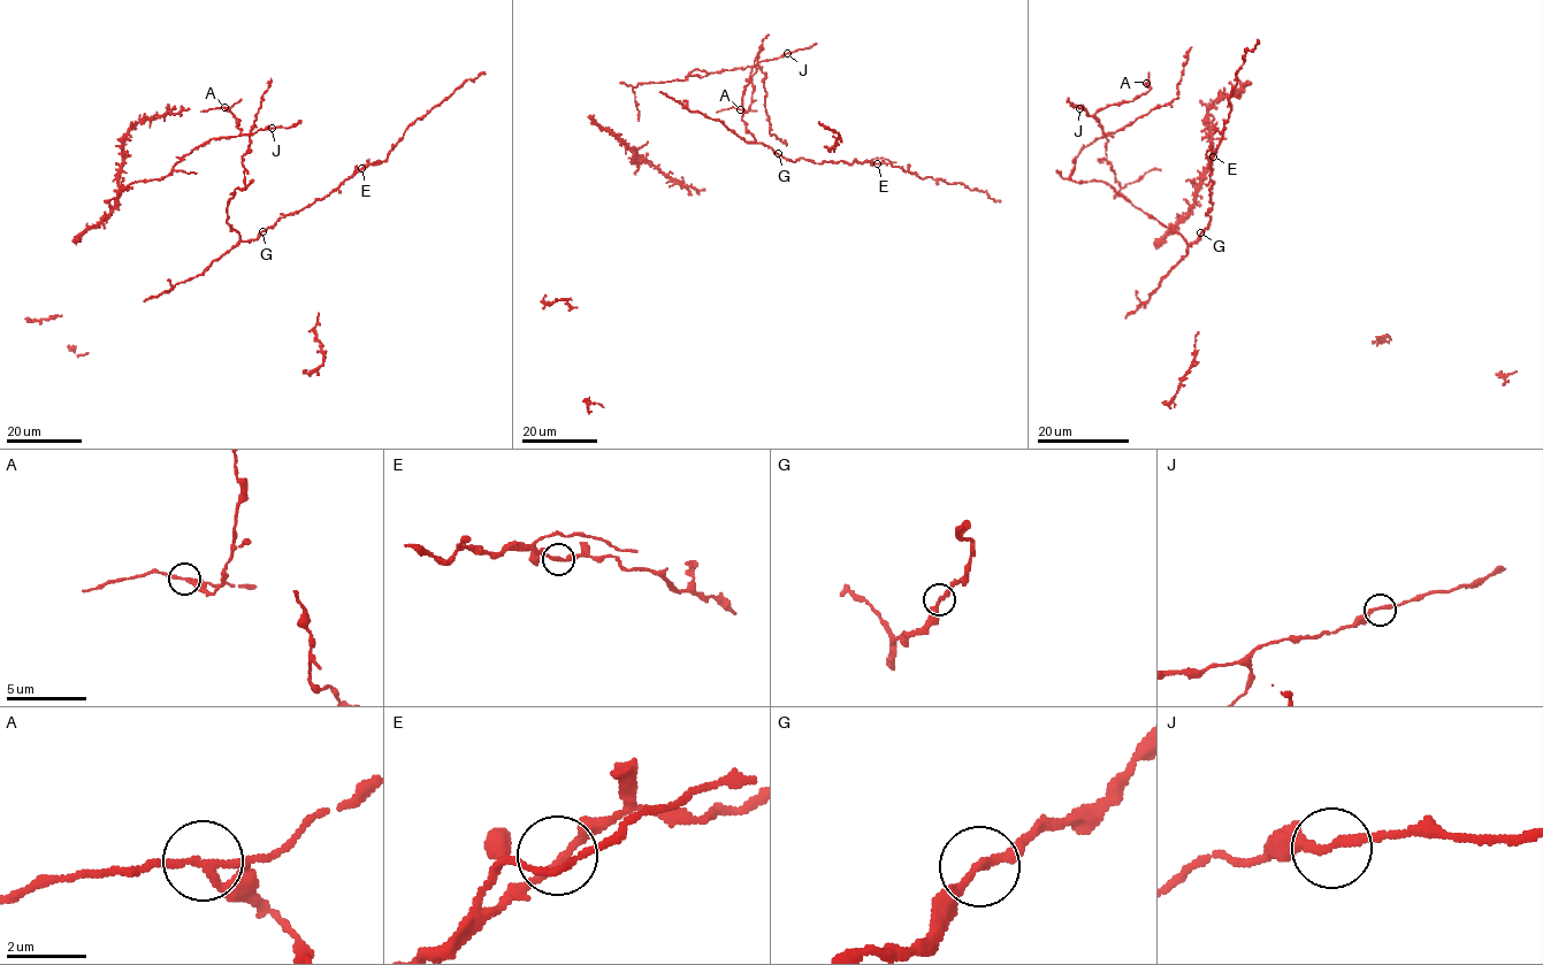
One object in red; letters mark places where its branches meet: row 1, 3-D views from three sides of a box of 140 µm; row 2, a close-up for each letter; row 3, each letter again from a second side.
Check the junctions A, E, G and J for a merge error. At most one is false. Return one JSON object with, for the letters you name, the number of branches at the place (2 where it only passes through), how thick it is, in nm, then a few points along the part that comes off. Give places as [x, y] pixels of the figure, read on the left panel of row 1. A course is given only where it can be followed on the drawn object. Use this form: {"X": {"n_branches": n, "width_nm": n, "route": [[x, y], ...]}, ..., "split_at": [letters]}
{"A": {"n_branches": 2, "width_nm": 220, "route": [[224, 107], [200, 112]]}, "split_at": ["A"]}

